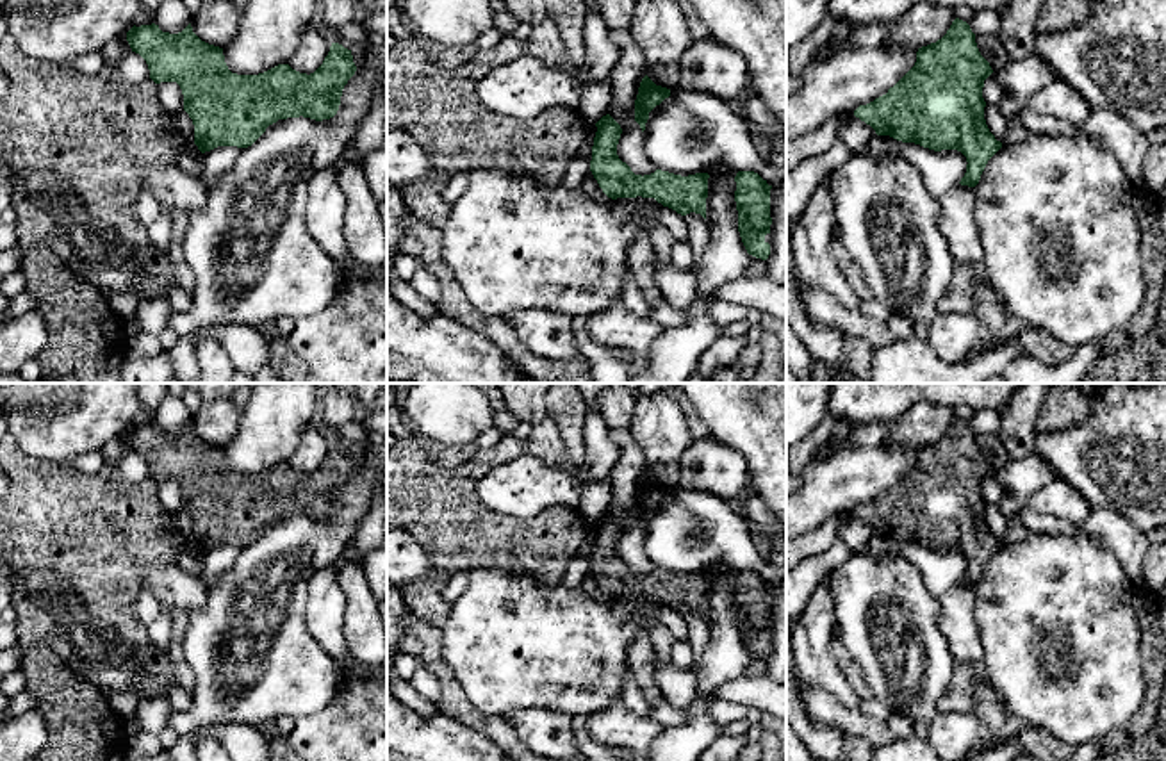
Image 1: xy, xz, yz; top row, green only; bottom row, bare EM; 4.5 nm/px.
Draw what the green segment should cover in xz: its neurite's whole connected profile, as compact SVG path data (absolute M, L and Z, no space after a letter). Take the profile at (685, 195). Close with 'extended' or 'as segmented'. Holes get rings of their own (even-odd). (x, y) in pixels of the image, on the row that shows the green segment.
M606 114L595 127L590 171L608 198L654 198L681 216L695 212L706 219L708 173L681 176L656 169L651 175L635 175L617 155L620 125Z | as segmented

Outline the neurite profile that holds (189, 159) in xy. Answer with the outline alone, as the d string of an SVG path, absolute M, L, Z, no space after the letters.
M185 146L177 159L177 166L193 176L200 176L203 171L201 151Z

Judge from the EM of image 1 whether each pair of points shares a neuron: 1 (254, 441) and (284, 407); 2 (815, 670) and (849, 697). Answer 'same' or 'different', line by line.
1: same
2: same

